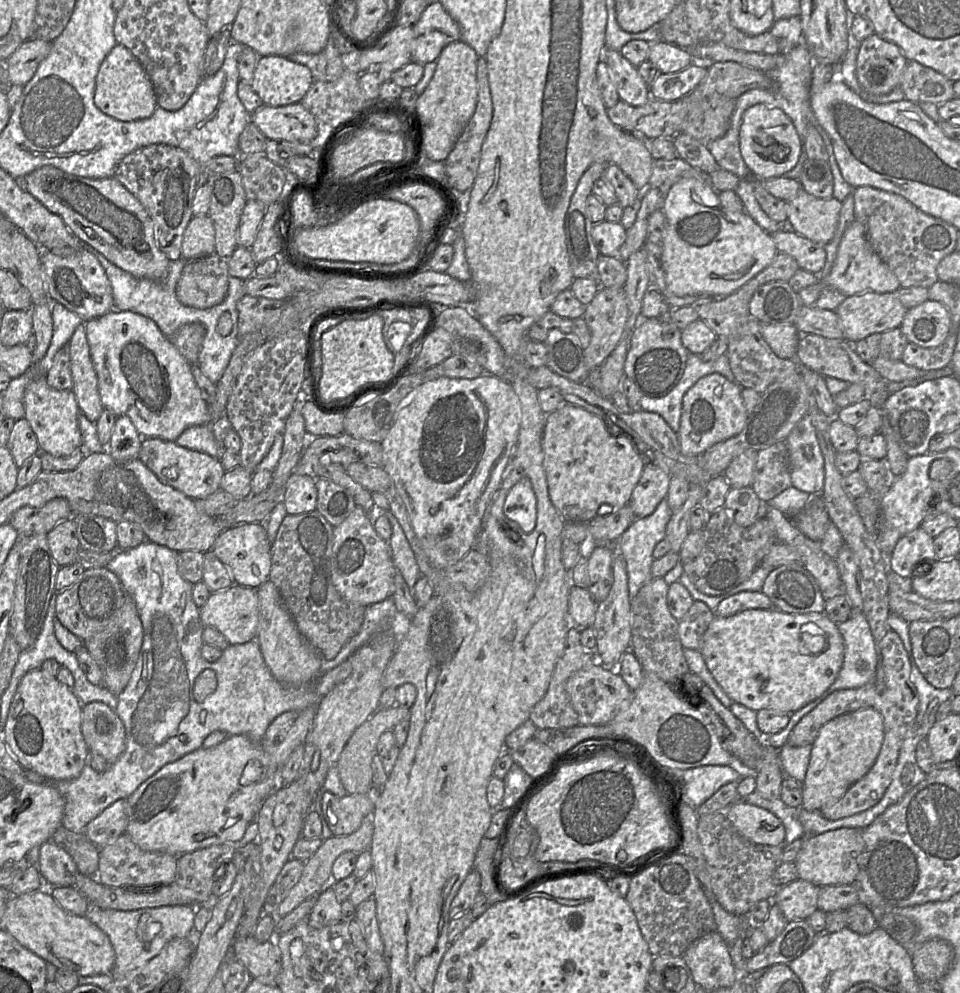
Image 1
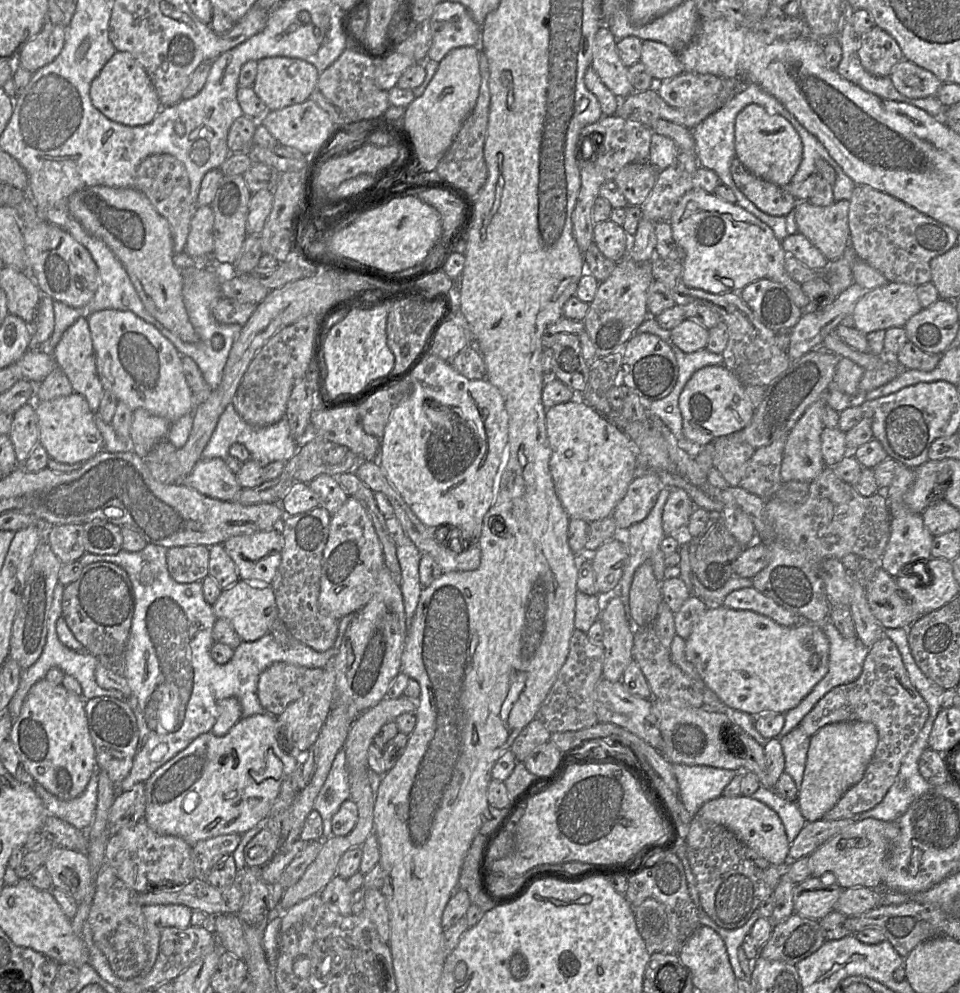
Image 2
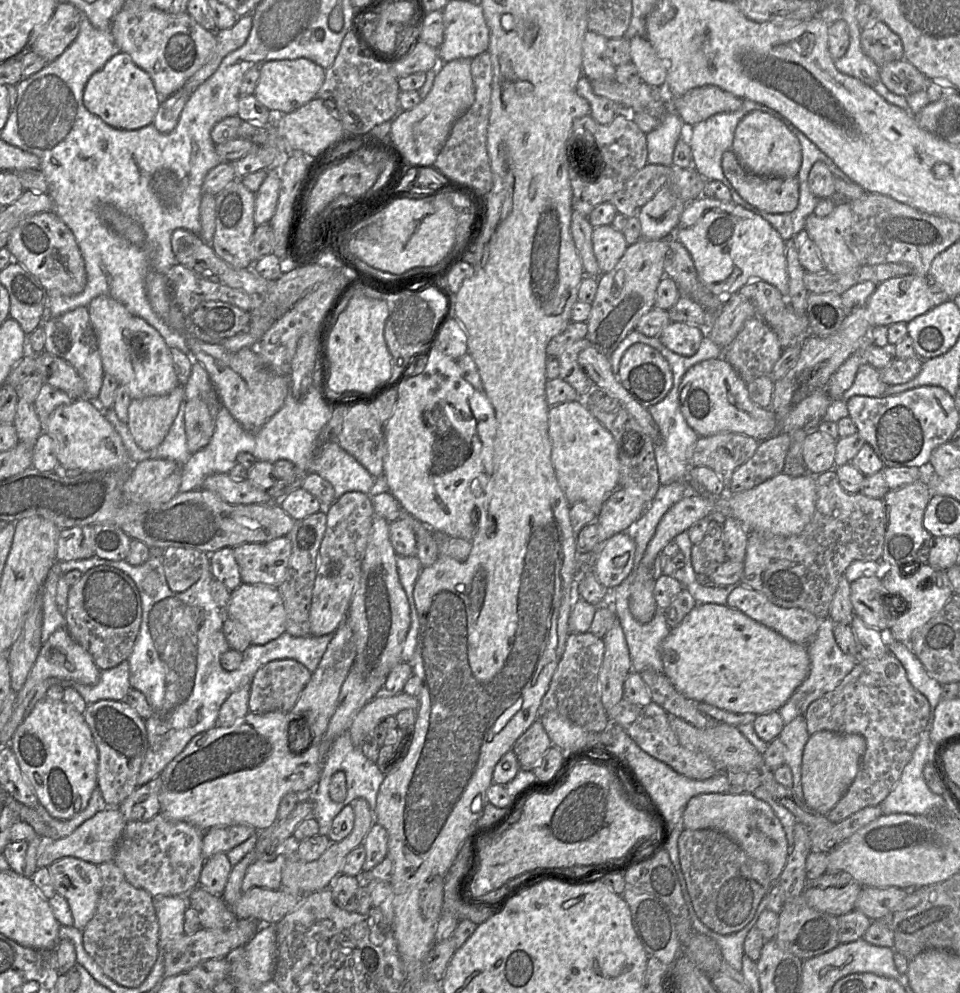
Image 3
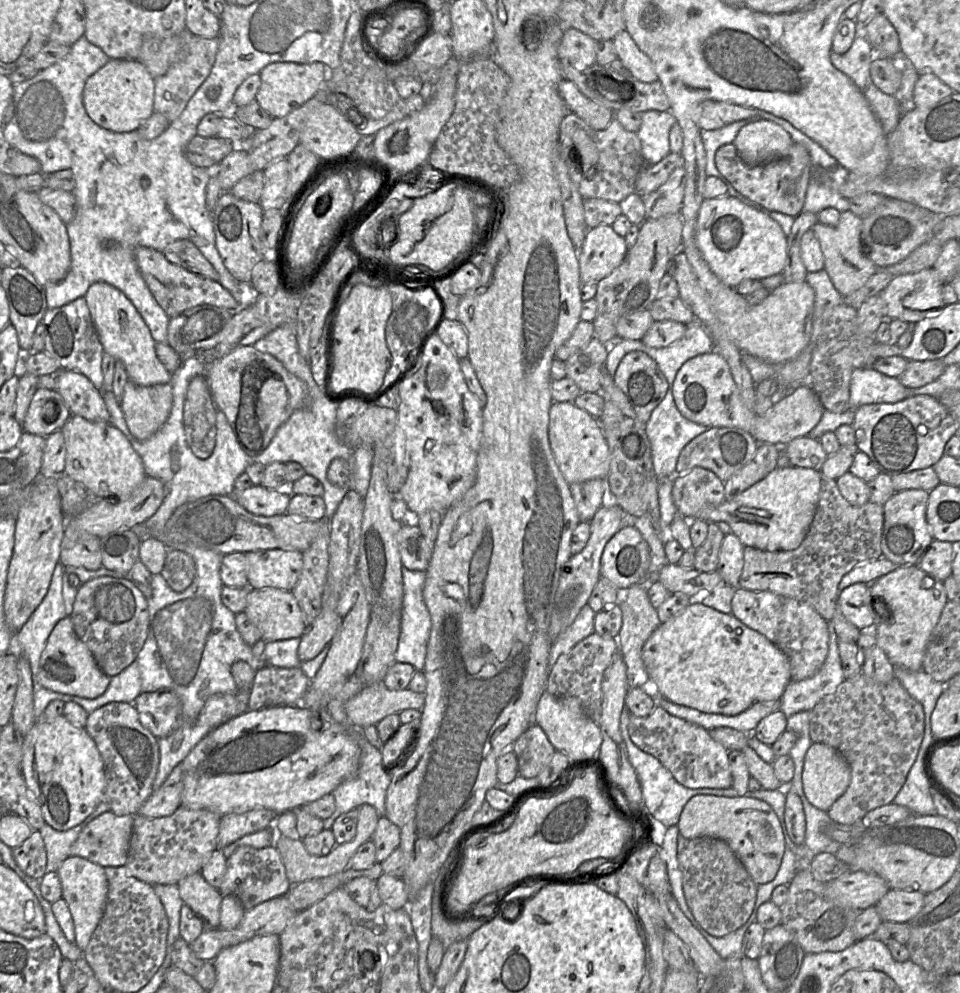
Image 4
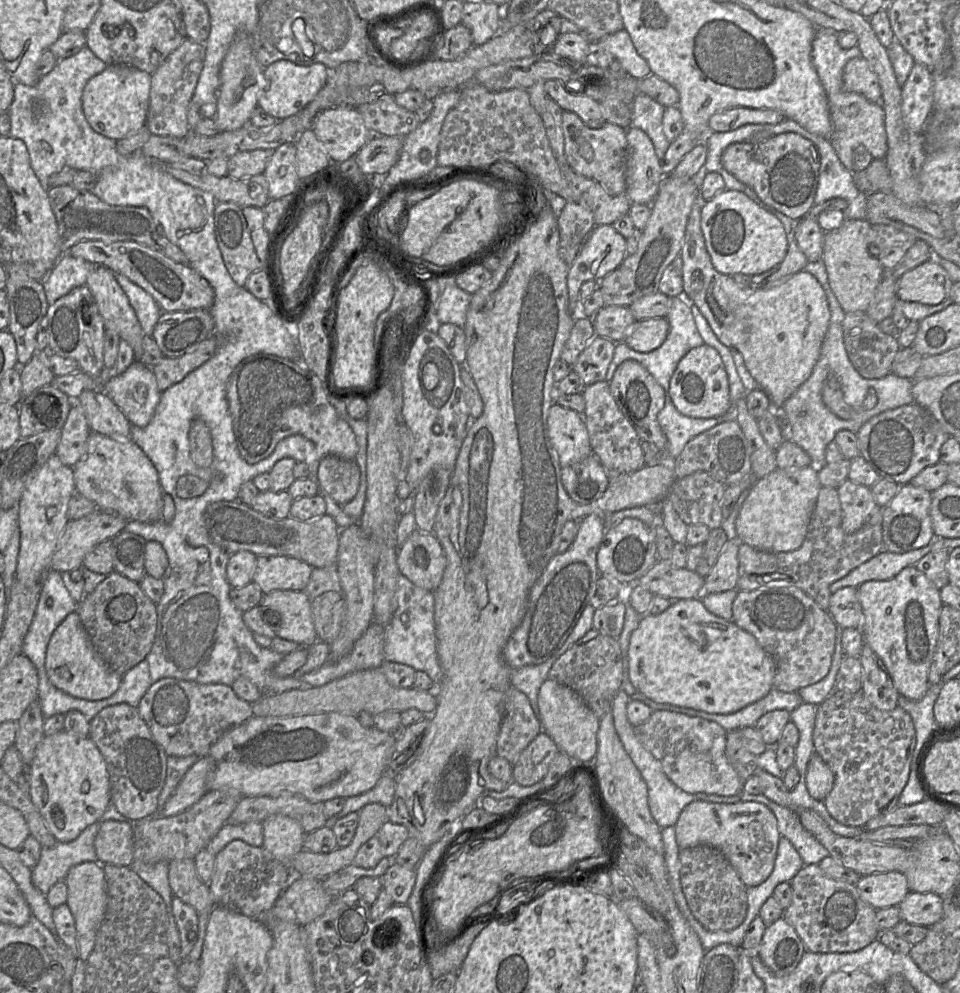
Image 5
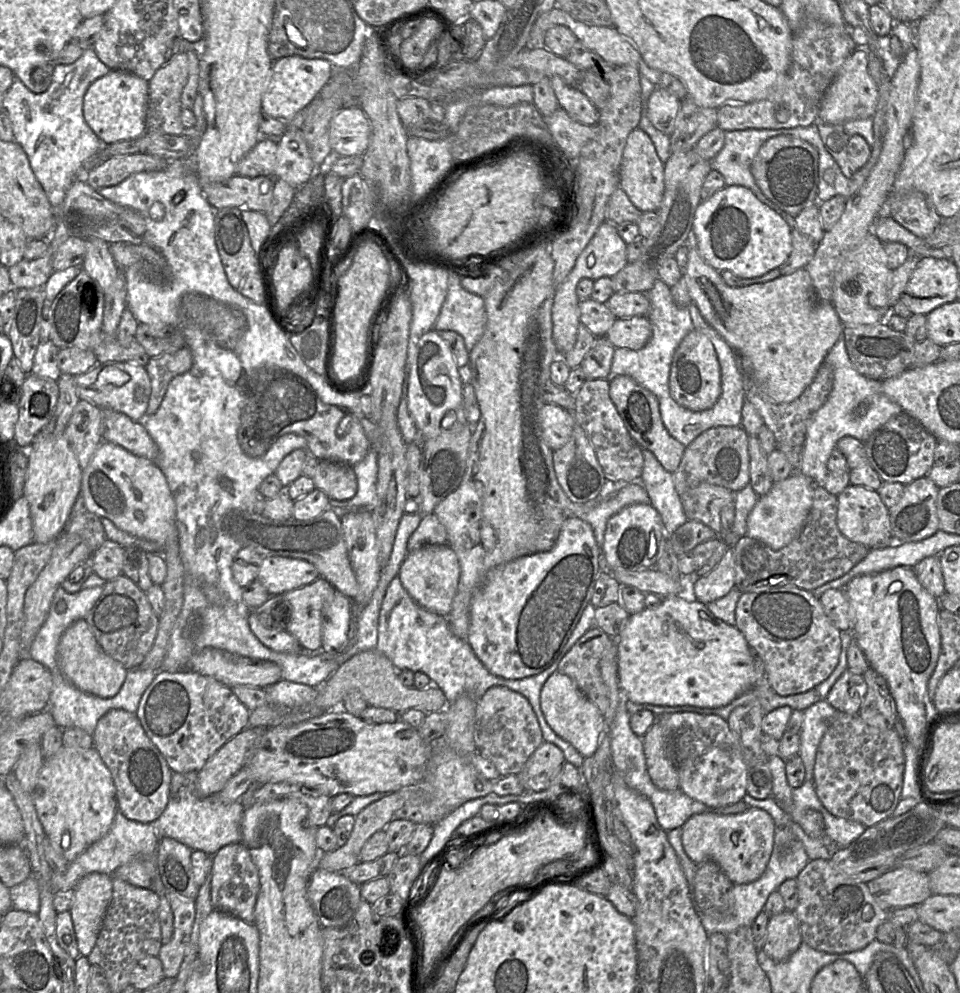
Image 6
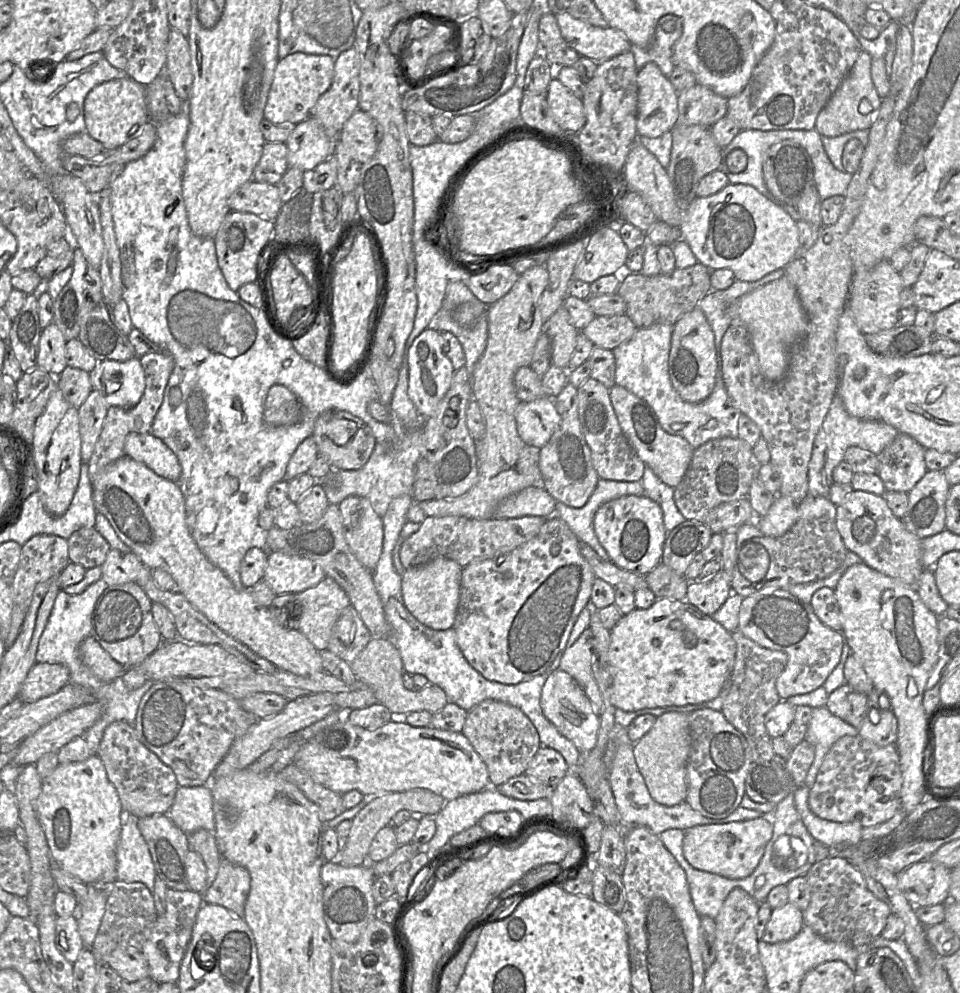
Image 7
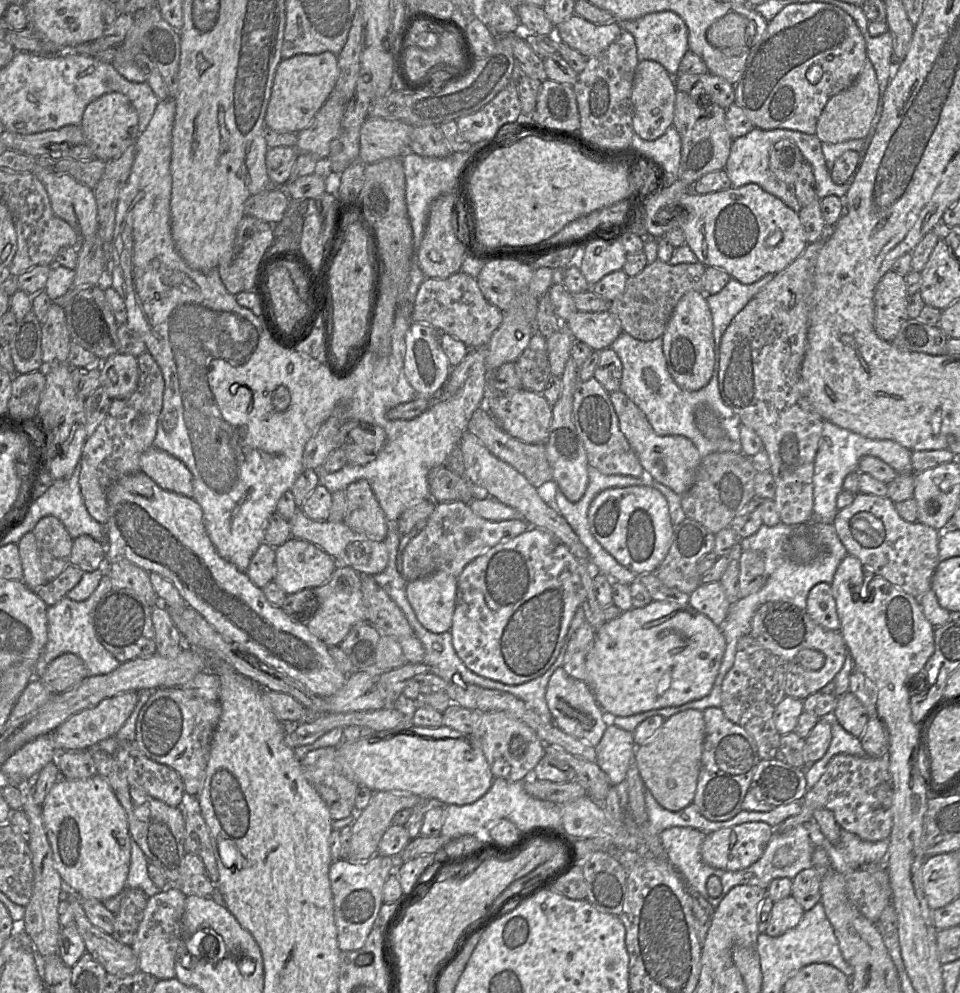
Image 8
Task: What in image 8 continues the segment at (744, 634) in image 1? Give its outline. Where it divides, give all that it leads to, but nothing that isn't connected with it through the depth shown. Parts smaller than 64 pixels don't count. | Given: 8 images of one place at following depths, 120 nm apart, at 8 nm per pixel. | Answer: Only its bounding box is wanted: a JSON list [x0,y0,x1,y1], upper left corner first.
[586,600,726,717]

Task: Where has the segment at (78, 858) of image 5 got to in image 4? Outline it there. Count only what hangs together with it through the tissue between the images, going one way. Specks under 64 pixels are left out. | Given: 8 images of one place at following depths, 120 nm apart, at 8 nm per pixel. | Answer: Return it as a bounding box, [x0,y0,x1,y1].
[39,799,106,872]

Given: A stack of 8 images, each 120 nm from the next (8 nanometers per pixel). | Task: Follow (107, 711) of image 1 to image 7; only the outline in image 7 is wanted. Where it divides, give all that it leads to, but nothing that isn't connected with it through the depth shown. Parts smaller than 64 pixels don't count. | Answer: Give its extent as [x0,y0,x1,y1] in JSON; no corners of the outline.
[97,721,179,818]

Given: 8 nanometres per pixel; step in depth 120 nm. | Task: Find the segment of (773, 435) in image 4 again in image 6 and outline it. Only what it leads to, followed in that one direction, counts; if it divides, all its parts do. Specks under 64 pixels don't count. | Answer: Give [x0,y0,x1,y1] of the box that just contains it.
[670,331,722,411]

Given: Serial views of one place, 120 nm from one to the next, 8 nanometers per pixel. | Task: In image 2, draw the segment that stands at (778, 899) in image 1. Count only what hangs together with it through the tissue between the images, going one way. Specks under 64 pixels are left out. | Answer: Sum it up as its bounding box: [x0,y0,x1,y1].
[793,877,844,920]

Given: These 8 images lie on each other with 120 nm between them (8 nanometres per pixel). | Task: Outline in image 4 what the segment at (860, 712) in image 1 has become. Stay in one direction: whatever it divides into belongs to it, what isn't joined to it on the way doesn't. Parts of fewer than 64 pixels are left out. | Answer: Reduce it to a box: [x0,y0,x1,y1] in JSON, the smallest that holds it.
[802,743,851,811]

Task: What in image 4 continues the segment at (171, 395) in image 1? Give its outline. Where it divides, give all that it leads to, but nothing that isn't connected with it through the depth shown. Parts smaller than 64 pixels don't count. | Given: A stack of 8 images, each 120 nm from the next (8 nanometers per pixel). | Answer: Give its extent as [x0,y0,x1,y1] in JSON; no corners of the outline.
[85,282,172,386]

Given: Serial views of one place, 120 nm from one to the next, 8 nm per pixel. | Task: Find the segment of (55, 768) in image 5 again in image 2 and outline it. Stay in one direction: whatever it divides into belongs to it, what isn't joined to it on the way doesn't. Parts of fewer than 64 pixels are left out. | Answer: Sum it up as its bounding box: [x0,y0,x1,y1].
[8,678,96,801]

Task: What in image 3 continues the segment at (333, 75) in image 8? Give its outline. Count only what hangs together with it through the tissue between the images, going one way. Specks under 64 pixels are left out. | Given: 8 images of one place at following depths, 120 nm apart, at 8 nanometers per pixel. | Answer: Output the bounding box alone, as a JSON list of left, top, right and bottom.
[254,58,325,115]

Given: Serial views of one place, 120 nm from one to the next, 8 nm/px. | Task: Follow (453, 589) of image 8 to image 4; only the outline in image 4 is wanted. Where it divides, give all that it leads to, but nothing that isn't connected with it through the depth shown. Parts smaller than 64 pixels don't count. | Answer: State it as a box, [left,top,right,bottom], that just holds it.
[398,524,434,571]

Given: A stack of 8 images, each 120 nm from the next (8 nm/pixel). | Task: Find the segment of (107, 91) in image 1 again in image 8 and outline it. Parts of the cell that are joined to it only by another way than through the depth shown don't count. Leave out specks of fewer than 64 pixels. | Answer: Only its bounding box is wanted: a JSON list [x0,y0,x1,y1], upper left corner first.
[80,92,139,162]

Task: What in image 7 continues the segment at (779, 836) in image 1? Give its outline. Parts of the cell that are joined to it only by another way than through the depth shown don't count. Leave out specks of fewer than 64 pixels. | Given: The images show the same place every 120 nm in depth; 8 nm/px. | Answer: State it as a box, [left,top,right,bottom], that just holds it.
[683,816,772,879]

